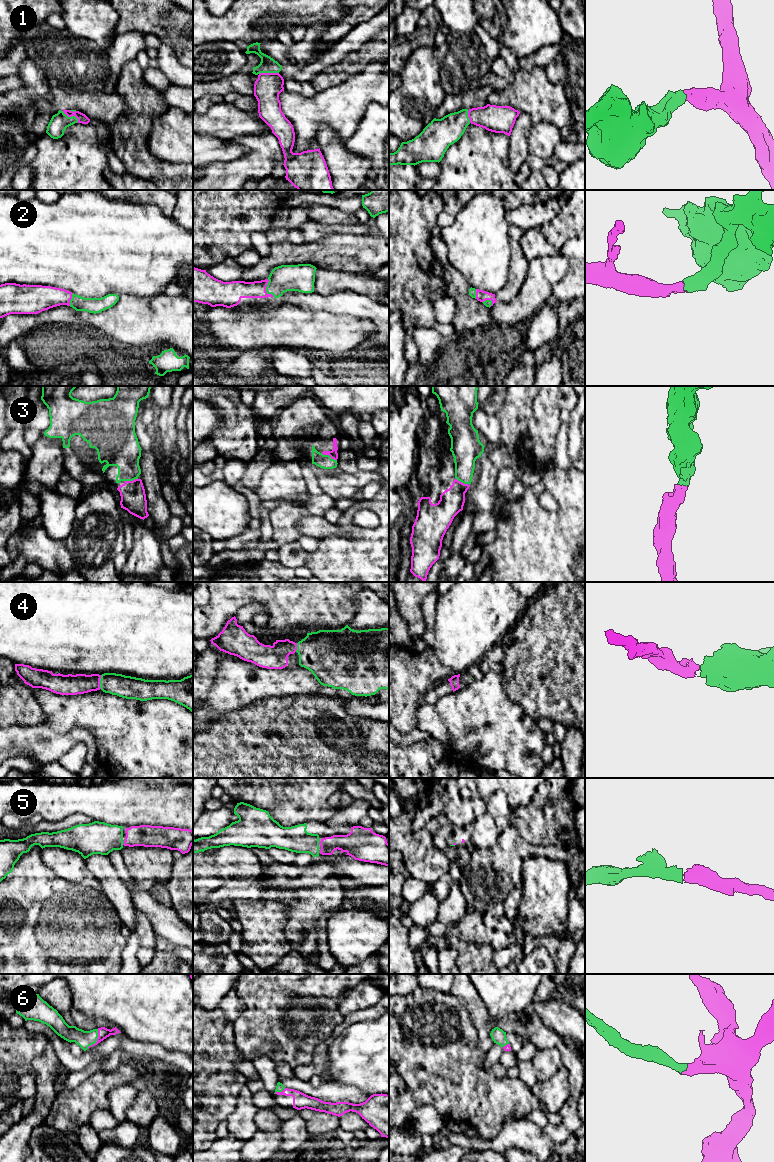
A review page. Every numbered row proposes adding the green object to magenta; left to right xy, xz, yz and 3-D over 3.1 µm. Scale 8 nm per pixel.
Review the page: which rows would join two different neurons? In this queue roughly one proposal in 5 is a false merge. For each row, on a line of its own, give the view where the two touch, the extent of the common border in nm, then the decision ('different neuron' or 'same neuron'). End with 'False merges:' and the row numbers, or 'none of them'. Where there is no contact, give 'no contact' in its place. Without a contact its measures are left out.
1: xy | 160 nm | same neuron
2: xz | 160 nm | same neuron
3: xz | 140 nm | same neuron
4: xy | 110 nm | same neuron
5: xz | 40 nm | same neuron
6: xy | 180 nm | same neuron
False merges: none of them

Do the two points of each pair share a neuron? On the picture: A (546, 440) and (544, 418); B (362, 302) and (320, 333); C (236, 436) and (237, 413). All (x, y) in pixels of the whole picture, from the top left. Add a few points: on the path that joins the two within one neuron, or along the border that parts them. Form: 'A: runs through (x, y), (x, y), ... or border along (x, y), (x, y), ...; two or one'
A: runs through (544, 435), (544, 423); one
B: border along (320, 310), (366, 319); two
C: runs through (237, 430), (237, 419); one

